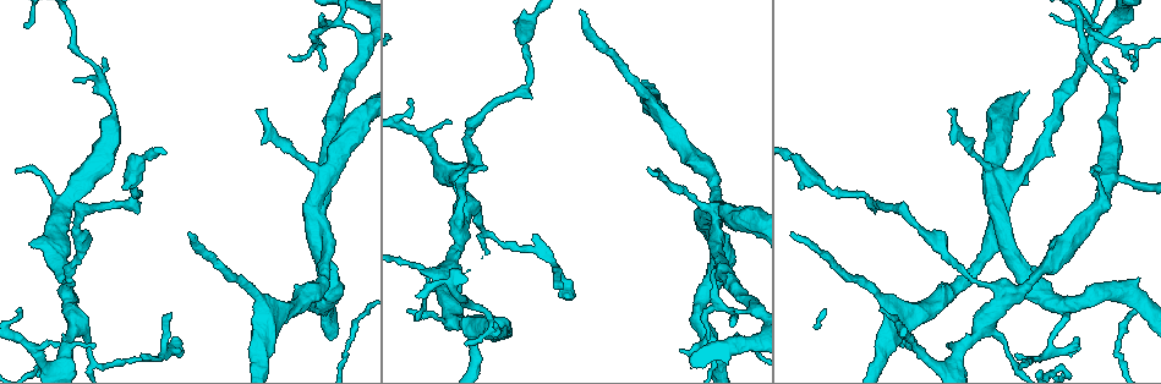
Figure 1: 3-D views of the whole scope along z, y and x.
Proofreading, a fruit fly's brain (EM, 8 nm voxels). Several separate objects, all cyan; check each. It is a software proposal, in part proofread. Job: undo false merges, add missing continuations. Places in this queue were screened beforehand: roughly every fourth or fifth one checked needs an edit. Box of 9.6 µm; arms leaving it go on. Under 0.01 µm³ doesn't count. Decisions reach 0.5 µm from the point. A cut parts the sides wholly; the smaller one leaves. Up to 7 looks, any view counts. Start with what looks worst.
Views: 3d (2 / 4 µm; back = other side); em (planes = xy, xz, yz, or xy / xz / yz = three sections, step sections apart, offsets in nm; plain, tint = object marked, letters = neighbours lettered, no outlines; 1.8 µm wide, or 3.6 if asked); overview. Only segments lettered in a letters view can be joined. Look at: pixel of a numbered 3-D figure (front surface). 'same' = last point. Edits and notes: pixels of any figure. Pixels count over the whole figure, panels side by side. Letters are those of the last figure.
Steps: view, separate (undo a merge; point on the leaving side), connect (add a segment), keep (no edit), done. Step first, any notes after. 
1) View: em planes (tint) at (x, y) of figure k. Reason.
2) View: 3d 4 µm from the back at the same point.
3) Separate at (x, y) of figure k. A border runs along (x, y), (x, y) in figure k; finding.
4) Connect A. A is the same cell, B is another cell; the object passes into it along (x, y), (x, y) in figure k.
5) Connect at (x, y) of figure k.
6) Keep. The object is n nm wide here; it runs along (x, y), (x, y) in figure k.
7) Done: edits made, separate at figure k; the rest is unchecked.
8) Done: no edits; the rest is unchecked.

View: em yz step 8 (tint) at (993, 183) of figure 1. Four arms meet.

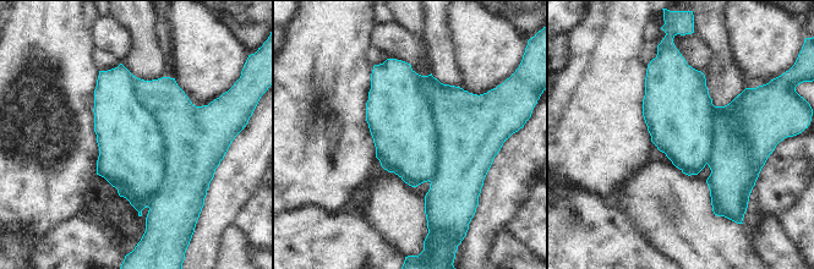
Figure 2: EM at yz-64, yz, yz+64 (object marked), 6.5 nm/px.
View: em yz step 8 (letters) at the same point.

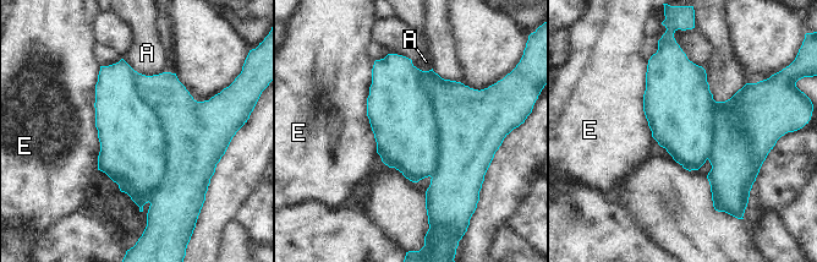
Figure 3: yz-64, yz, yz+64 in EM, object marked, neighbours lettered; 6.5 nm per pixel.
Keep. A and E are other cells; a border runs along (122, 59), (146, 75), (169, 72) in figure 3; continuous, no second neuron.

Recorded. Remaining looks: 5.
View: em planes (tint) at (340, 23) of figure 1. A narrow waist.

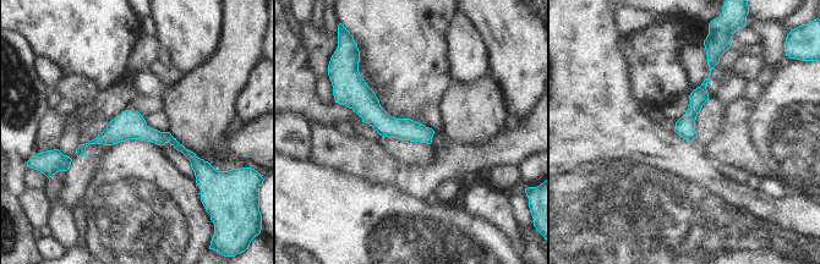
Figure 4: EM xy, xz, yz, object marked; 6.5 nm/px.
View: em planes (letters) at the same point. What lies round it.

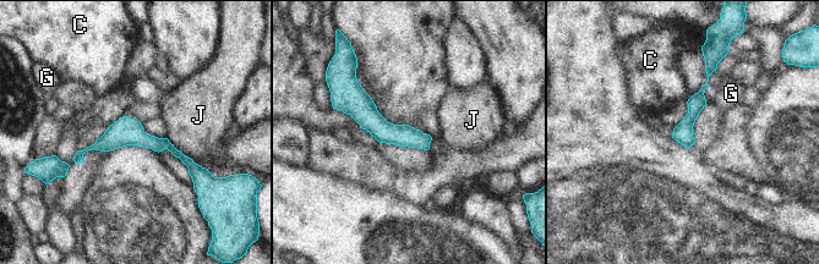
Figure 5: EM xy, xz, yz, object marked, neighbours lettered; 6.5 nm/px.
Keep. C, G and J are other cells; a border runs along (167, 137), (184, 154), (207, 169) in figure 5; one neuron here.

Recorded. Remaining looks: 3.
View: 3d 2 µm from the back at (1014, 363) of figure 1. Sharp bend.

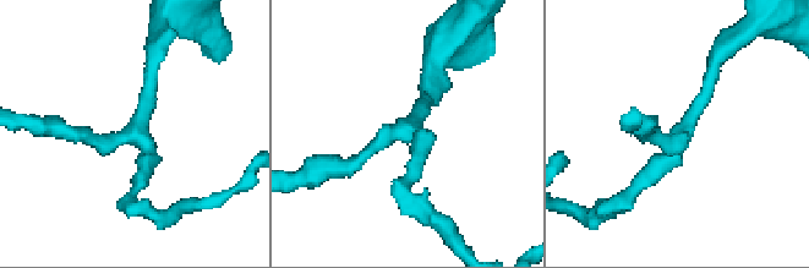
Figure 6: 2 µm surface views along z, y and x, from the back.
View: em planes (letters) at (409, 124) of figure 6.

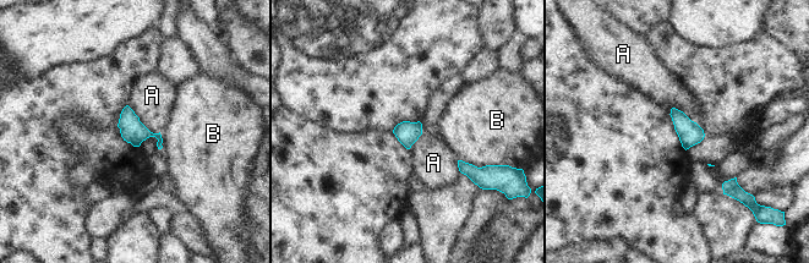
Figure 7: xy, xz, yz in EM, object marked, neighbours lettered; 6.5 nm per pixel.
Keep. The object is 150 nm wide here; A and B are other cells; a border runs along (127, 104), (151, 131), (159, 132) in figure 7; one neuron here.

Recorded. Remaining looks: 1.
Done: no edits; the rest is unchecked.

